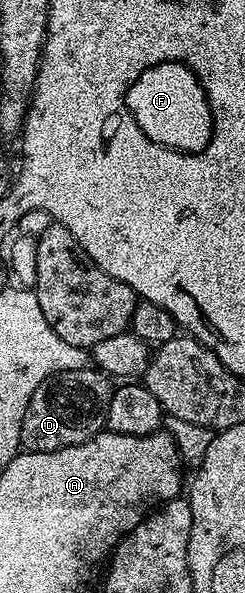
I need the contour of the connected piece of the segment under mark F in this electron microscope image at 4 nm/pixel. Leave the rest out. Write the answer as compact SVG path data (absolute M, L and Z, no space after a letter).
M163 61L155 67L146 67L130 85L126 107L149 139L174 151L199 155L214 135L214 118L205 89L190 69L177 61Z

